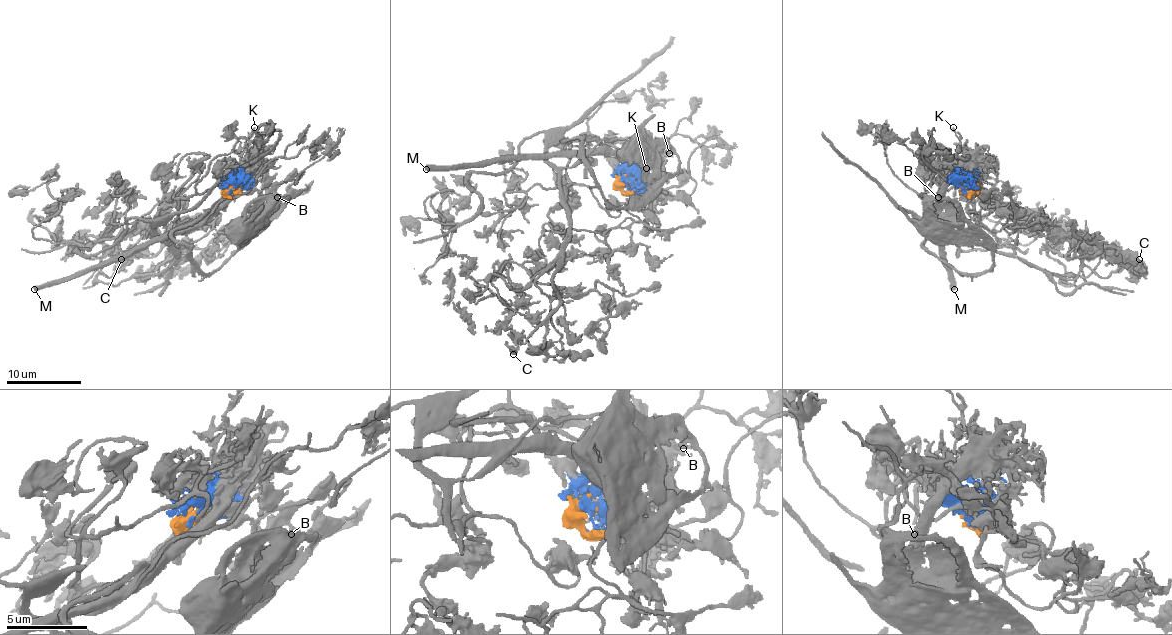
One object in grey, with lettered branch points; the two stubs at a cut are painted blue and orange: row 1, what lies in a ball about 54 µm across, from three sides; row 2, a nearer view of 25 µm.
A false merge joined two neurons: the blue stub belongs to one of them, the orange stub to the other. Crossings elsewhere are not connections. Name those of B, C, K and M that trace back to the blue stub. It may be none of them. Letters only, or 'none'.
B, K, M

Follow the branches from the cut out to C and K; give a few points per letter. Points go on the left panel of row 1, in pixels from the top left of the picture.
C: (231, 186), (259, 203), (218, 233), (201, 216), (127, 250), (86, 237), (84, 255), (121, 259)
K: (231, 186), (248, 164), (246, 138), (254, 126)

